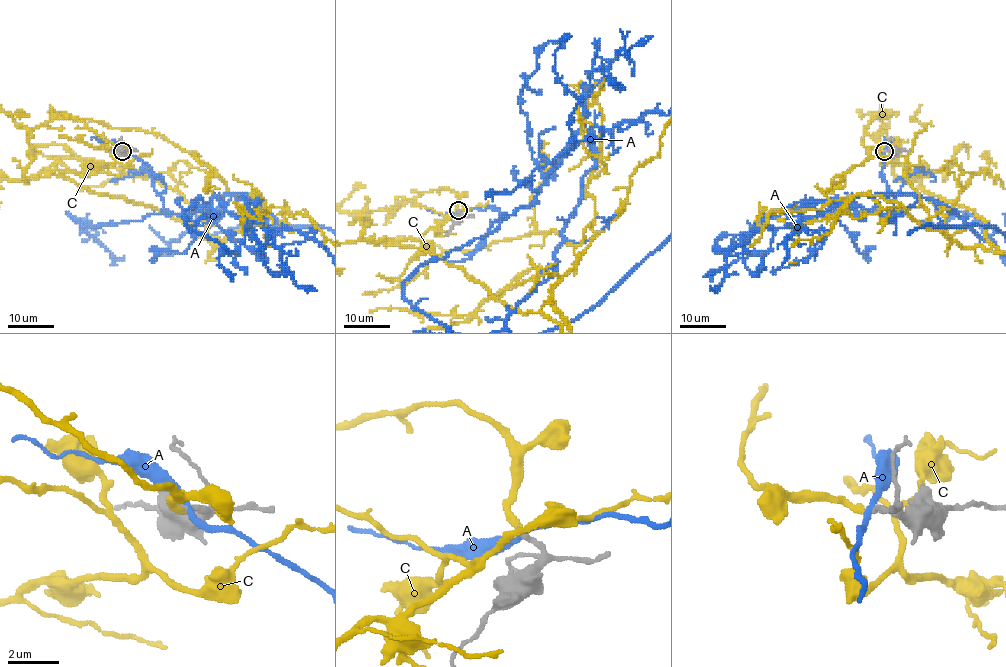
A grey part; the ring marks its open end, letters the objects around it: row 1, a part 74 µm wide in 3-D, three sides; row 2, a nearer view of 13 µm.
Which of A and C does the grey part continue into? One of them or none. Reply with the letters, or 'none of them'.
C

